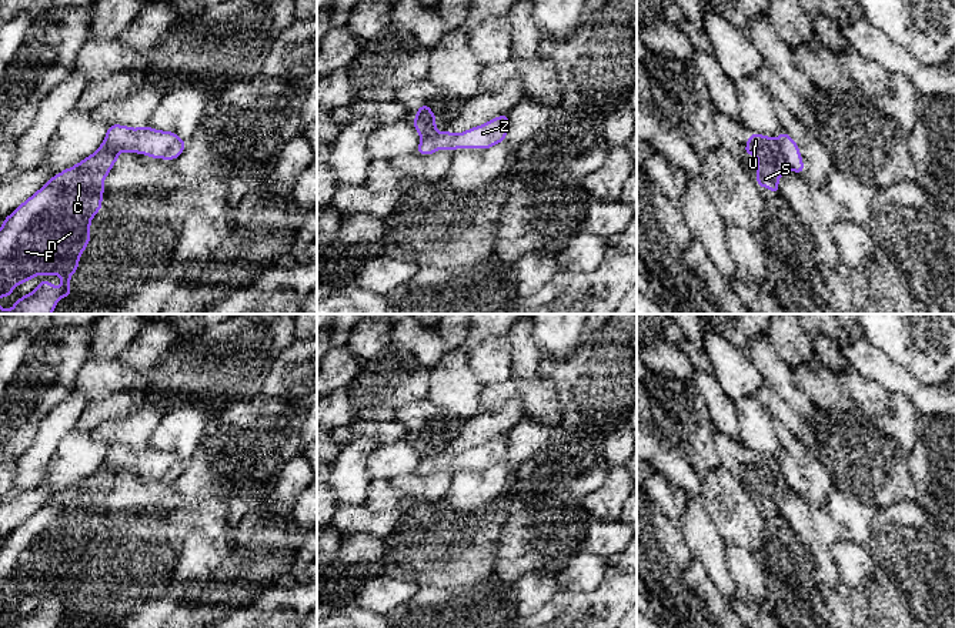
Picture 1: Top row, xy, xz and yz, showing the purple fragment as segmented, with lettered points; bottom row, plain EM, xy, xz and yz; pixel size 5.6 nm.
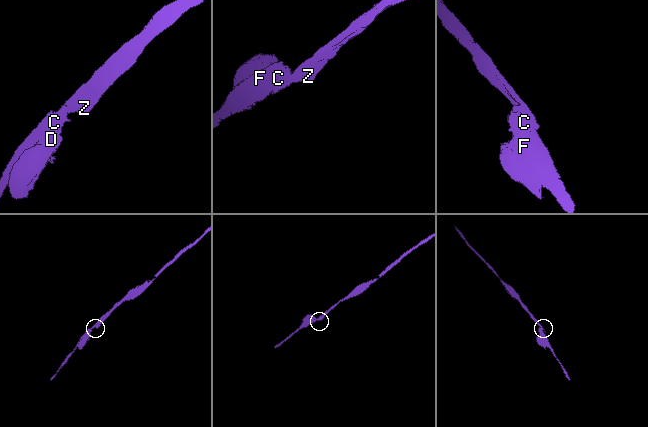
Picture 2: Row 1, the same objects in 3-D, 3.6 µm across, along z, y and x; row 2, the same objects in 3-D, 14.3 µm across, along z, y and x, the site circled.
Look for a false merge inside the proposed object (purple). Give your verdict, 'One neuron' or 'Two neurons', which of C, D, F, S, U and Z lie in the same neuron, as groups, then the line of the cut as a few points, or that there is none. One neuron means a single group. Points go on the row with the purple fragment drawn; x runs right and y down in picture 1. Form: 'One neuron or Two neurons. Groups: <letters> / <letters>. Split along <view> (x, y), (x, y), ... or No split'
Two neurons. Groups: C D F S U / Z. Split along yz (777, 142), (788, 164)

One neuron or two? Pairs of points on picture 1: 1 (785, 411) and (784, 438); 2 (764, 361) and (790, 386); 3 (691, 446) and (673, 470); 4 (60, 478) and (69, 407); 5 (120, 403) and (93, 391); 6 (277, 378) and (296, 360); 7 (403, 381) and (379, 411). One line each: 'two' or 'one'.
1: two
2: one
3: two
4: two
5: two
6: one
7: one

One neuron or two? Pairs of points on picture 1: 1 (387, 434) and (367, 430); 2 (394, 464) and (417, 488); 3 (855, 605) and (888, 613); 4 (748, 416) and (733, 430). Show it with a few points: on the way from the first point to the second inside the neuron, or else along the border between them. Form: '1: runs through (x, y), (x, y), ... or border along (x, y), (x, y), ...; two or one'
1: runs through (383, 431), (371, 430); one
2: border along (411, 473), (397, 478); two
3: runs through (864, 605), (880, 611); one
4: border along (734, 403), (738, 436), (743, 443); two

